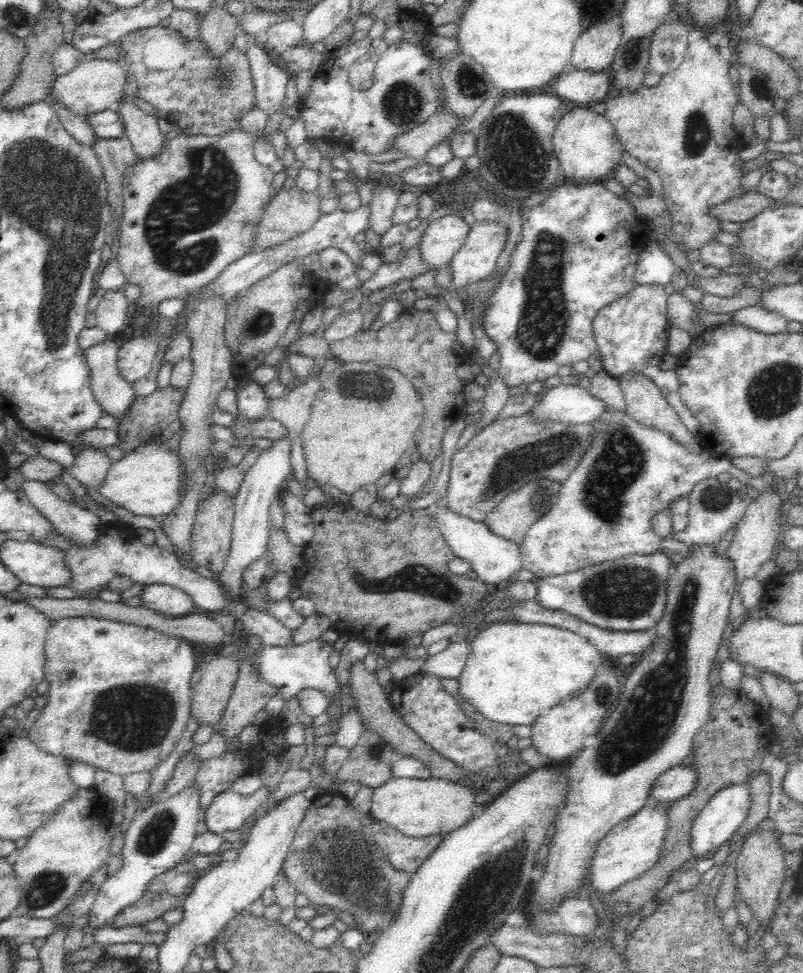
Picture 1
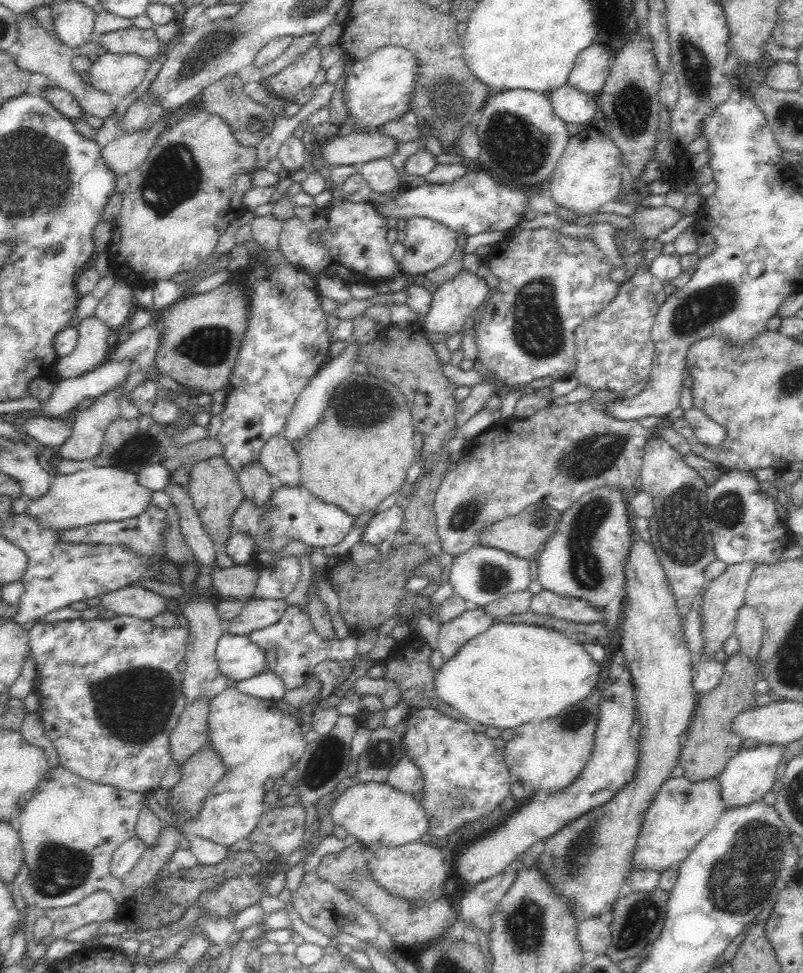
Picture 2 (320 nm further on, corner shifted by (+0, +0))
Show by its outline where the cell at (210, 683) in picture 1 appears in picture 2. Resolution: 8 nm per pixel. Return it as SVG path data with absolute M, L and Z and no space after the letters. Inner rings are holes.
M200 699L187 705L180 714L176 728L168 738L170 757L177 766L182 766L188 758L207 744L205 730L209 708L210 701Z

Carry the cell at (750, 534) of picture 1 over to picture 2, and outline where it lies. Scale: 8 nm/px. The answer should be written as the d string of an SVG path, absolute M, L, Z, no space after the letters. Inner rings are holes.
M752 562L728 565L724 574L708 582L700 610L700 635L703 644L701 651L694 655L695 663L709 661L719 649L723 648L726 640L735 634L736 614L738 608L745 603L747 584L756 565Z

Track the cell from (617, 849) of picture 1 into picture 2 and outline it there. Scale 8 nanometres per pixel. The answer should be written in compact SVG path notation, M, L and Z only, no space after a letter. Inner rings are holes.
M685 776L670 777L651 805L647 808L638 833L631 869L666 870L682 862L694 847L714 828L726 810L718 776L692 782Z

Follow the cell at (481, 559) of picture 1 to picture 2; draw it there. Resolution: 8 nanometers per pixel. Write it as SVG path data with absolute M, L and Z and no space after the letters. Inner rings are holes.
M477 544L466 554L460 554L452 560L448 582L453 586L453 595L463 598L472 607L484 608L490 602L506 597L507 594L528 589L532 582L529 559L496 548Z

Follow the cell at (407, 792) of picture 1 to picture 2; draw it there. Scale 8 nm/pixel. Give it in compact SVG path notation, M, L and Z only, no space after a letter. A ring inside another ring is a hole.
M355 782L338 794L326 814L330 816L333 826L342 827L348 835L355 837L356 842L362 843L370 851L381 846L394 848L423 840L426 833L426 815L418 796L400 792L387 782Z

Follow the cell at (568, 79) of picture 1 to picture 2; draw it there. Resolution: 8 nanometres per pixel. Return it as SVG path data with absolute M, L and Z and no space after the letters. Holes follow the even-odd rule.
M568 85L560 86L548 94L554 114L567 124L589 126L599 113L595 94L577 91Z

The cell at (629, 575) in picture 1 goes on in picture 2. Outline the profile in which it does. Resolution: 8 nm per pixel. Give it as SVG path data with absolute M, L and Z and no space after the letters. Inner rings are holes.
M544 589L531 596L529 611L570 622L585 622L586 624L606 620L603 607L596 609L596 607L590 607L586 601L580 598L560 597L556 593Z

